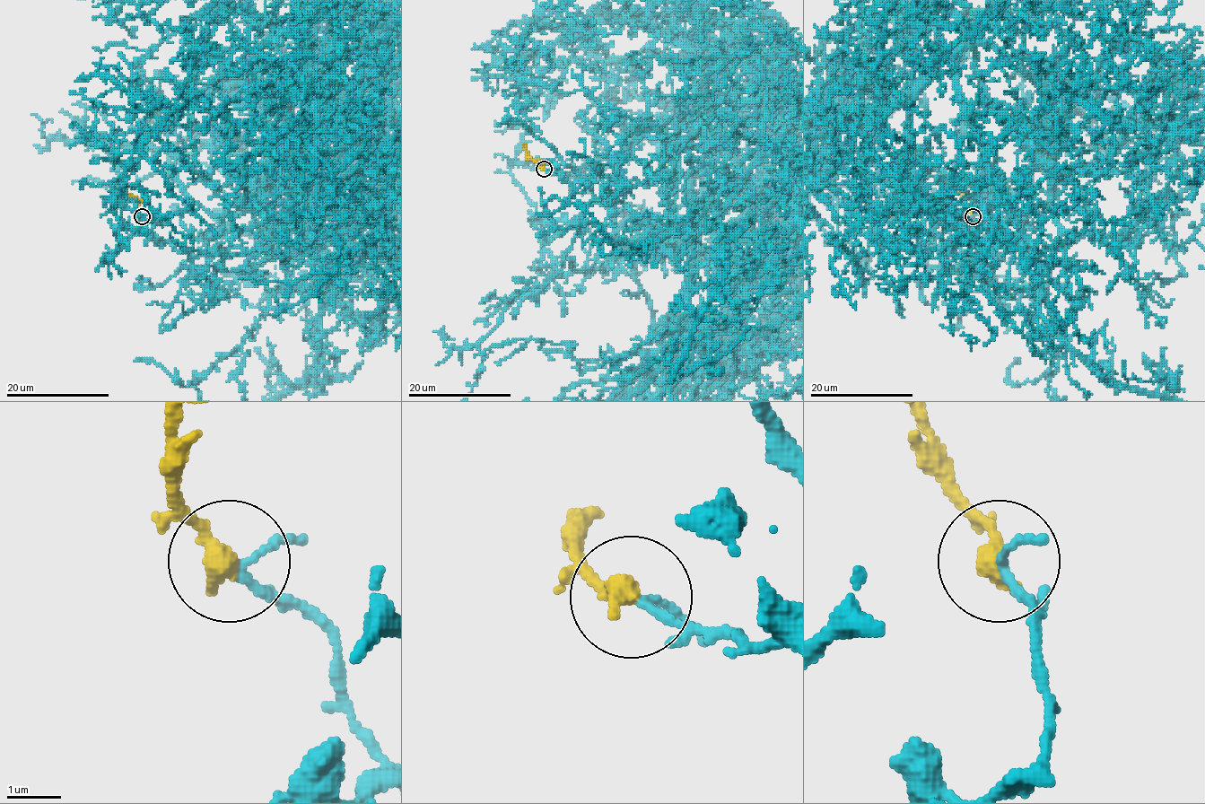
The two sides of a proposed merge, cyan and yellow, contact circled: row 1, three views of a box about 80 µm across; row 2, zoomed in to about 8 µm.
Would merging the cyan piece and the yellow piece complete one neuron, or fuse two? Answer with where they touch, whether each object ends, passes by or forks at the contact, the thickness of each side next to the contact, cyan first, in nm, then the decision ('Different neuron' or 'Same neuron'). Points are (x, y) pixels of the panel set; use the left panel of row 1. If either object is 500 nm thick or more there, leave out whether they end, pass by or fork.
Place: (142, 216). At the ring cyan passes by. At the ring yellow ends. Thickness 130 nm (cyan) against 440 nm. Same neuron

